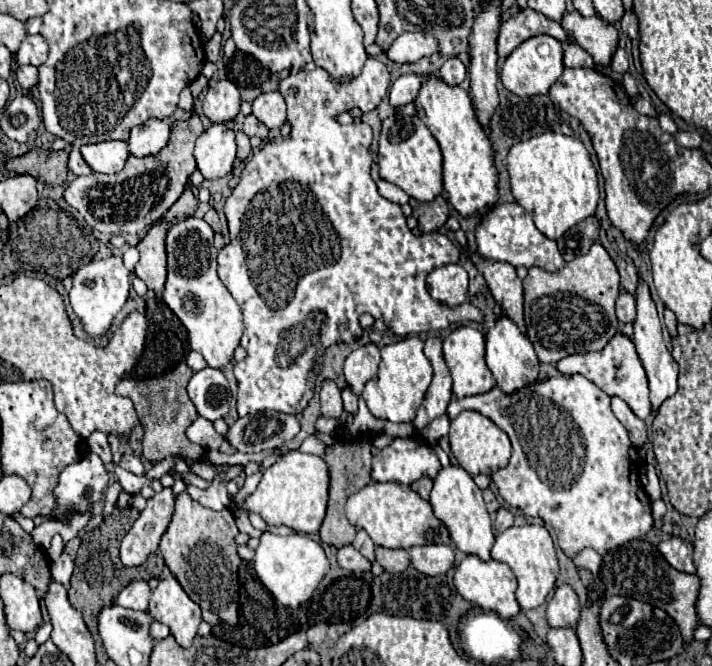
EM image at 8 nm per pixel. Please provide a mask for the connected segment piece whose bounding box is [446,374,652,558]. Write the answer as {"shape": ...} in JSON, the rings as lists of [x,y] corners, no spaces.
{"shape":[[[584,376],[550,378],[546,382],[530,384],[512,396],[506,396],[500,388],[492,388],[478,396],[454,398],[448,404],[446,414],[454,420],[464,410],[480,410],[480,414],[490,418],[508,434],[512,442],[512,458],[506,468],[492,474],[492,482],[512,508],[550,524],[568,558],[574,558],[584,548],[592,548],[604,556],[608,550],[616,550],[616,546],[622,546],[624,542],[644,538],[652,530],[650,498],[638,480],[638,450],[632,446],[626,428],[612,414],[610,396]]]}

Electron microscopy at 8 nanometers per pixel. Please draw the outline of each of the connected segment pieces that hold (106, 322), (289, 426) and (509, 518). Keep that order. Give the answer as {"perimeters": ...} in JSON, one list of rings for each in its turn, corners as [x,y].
{"perimeters":[[[[120,256],[92,260],[82,268],[78,268],[74,274],[74,282],[70,290],[70,306],[76,312],[76,316],[80,316],[84,330],[92,336],[100,336],[110,328],[112,318],[126,304],[128,290],[130,290],[130,272]]],[[[264,410],[254,416],[238,418],[236,424],[230,426],[226,438],[238,452],[262,452],[284,446],[298,432],[298,416]]],[[[500,508],[498,516],[496,516],[496,532],[504,532],[512,524],[514,524],[514,514],[510,510],[506,510],[506,508]]]]}

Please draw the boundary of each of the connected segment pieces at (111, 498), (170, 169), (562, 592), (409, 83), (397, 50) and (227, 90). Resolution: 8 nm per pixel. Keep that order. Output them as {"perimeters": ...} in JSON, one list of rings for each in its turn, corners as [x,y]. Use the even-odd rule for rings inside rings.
{"perimeters":[[[[114,482],[114,484],[108,486],[106,496],[104,496],[104,516],[112,514],[112,510],[114,510],[114,502],[116,502],[116,498],[120,496],[120,492],[124,492],[124,488],[120,486],[119,482]]],[[[198,116],[180,122],[172,128],[168,146],[156,156],[126,160],[126,166],[118,174],[90,174],[78,176],[64,192],[66,202],[76,208],[90,228],[102,234],[140,234],[162,218],[162,214],[180,198],[184,184],[196,170],[194,142],[204,132]]],[[[558,586],[548,608],[546,608],[546,622],[550,628],[572,626],[576,628],[580,616],[580,602],[576,592],[570,586]]],[[[412,72],[400,76],[392,86],[390,86],[390,104],[394,108],[402,108],[408,102],[414,102],[416,94],[420,92],[420,86],[424,84],[426,74],[422,72]]],[[[404,32],[386,50],[386,56],[396,64],[412,64],[424,56],[432,56],[438,50],[436,38],[422,32]]],[[[220,80],[208,88],[204,114],[214,124],[226,124],[240,112],[240,92],[230,80]]]]}

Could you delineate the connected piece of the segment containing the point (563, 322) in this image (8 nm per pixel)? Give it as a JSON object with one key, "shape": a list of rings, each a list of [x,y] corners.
{"shape":[[[592,244],[586,256],[576,256],[556,274],[530,268],[524,278],[524,322],[538,360],[542,364],[556,364],[570,354],[602,350],[618,332],[618,318],[614,314],[618,296],[618,270],[600,244]]]}

